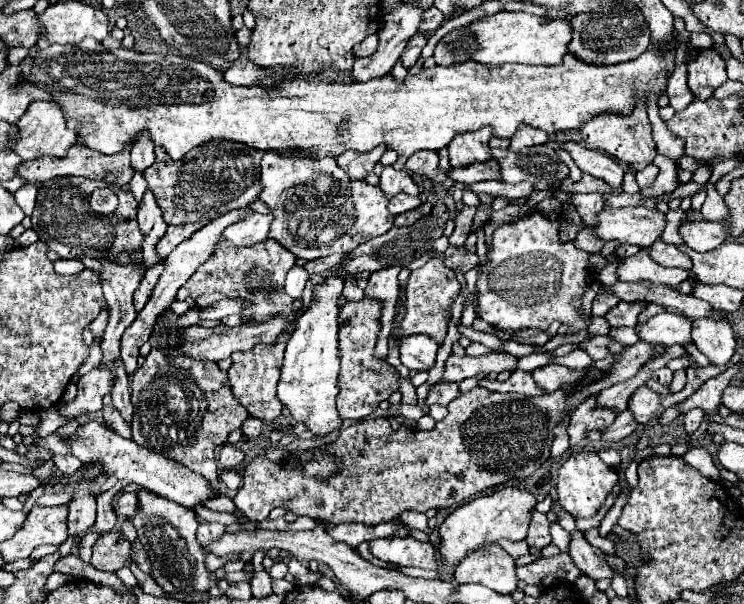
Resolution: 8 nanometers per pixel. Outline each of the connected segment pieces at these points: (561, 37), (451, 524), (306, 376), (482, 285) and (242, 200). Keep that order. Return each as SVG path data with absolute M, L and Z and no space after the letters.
M502 11L496 15L486 15L482 19L466 25L468 33L476 37L478 51L470 57L482 65L502 67L504 63L522 63L522 65L558 65L566 55L566 47L572 39L572 27L568 21L548 21L538 15L524 11L510 13Z
M500 487L490 495L482 495L472 499L470 503L460 505L440 525L440 537L442 537L440 553L442 553L444 565L456 567L468 551L474 551L484 545L492 545L496 539L502 539L502 537L510 541L526 539L530 515L536 503L538 503L536 497L522 487Z
M330 277L322 285L316 285L314 301L310 309L298 319L294 333L286 345L284 365L280 369L278 399L288 409L288 415L296 423L304 423L314 437L324 439L332 431L338 431L342 417L336 409L338 395L338 297L342 293L344 281L340 277Z
M536 211L494 231L486 263L478 271L476 313L504 331L536 328L545 332L552 321L568 323L570 331L586 329L590 319L574 311L570 301L584 295L588 275L588 253L576 249L574 243L560 243L558 221L548 221Z
M220 141L206 143L184 155L180 161L172 161L164 149L156 147L156 161L144 171L144 179L148 181L148 189L154 193L168 225L214 219L216 215L242 209L258 199L262 191L258 179L262 155L262 151L248 149L246 145Z

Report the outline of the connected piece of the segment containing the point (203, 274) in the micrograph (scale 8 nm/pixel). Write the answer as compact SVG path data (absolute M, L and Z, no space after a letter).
M222 239L214 249L214 255L194 271L180 291L186 291L202 309L226 297L242 297L244 301L250 301L250 305L242 309L242 315L254 317L254 323L268 321L276 315L292 315L296 309L292 307L292 299L284 293L284 279L294 261L296 257L274 239L250 247L234 247L230 241Z

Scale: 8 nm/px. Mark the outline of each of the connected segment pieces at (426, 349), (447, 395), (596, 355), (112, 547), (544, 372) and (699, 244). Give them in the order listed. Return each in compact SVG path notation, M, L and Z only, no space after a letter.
M402 335L400 359L410 371L428 371L434 365L438 347L430 335Z
M436 383L436 385L430 385L430 391L428 391L424 405L434 405L434 403L448 405L456 397L458 397L458 385L456 383Z
M592 337L592 339L586 339L586 341L578 343L578 349L586 351L594 361L600 361L600 359L604 359L604 357L608 355L606 345L608 345L610 341L612 341L610 337Z
M120 531L100 535L92 547L90 563L94 569L108 573L116 573L120 567L128 567L132 563L130 541Z
M544 365L536 371L532 371L534 375L534 381L538 387L546 389L546 391L556 391L562 383L574 383L574 381L582 381L586 377L586 373L590 371L592 367L588 369L568 369L568 367L560 367L560 365Z
M684 221L678 227L678 233L694 251L712 251L714 247L720 247L728 237L722 223L710 221Z

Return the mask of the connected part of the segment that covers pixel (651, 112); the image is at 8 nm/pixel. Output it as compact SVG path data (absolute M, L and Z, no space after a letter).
M658 95L648 97L648 117L650 117L650 123L652 123L652 135L654 135L654 141L658 145L658 153L672 159L676 163L676 169L680 171L678 159L684 157L684 143L682 143L680 137L676 137L674 133L668 131L666 123L658 115L660 109L656 107L656 101L658 101Z

